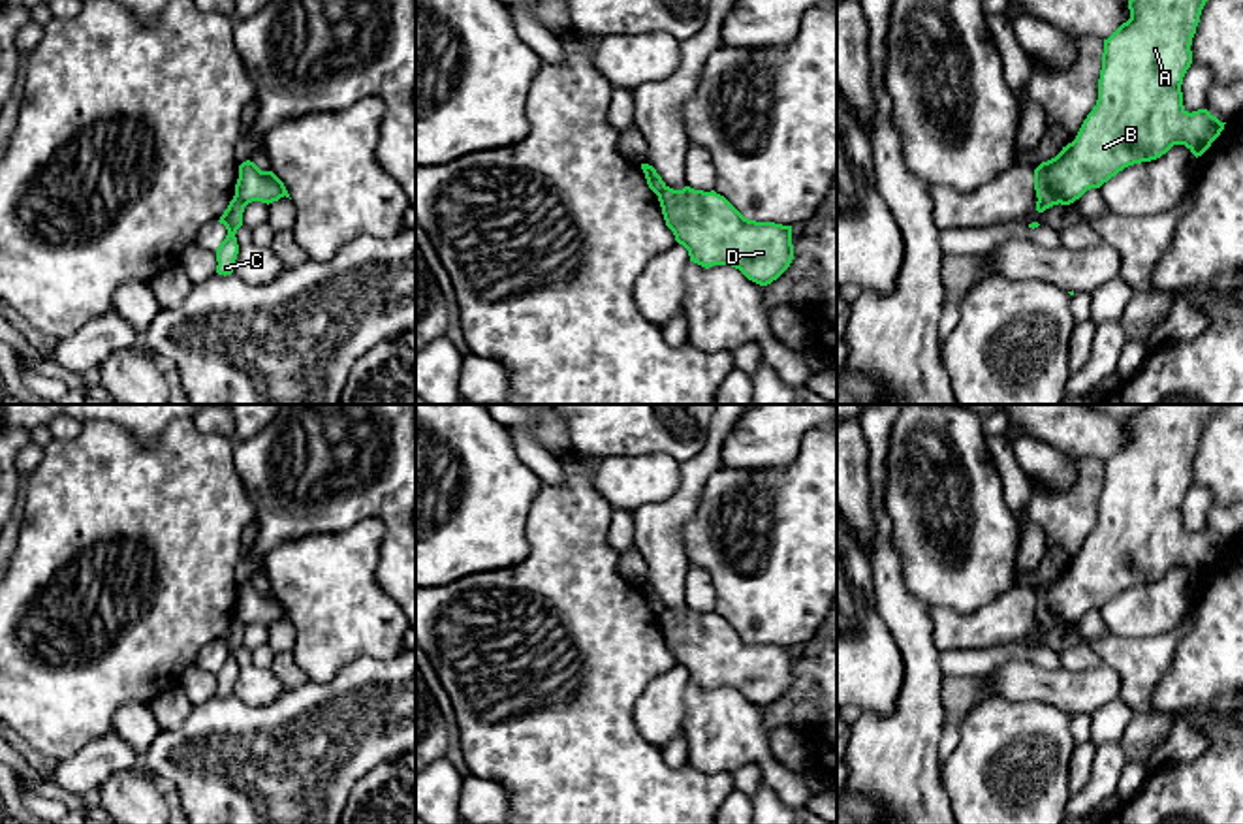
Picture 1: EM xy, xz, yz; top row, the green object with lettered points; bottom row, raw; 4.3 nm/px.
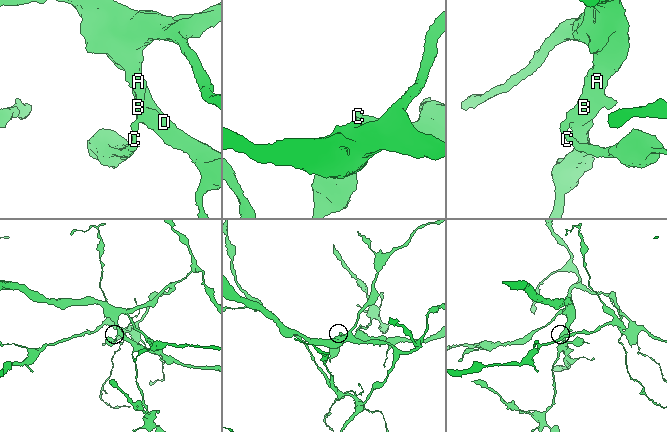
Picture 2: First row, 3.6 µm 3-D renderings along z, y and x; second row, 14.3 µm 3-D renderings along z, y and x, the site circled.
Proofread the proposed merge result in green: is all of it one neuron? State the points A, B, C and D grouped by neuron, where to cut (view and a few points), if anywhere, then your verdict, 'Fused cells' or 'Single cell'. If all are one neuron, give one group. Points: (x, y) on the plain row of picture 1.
Groups: A B D / C. Split along xy (234, 618), (245, 627). Fused cells

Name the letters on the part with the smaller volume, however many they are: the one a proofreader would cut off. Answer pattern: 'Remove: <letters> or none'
Remove: C

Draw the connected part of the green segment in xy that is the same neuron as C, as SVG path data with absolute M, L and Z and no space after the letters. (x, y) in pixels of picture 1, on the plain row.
M233 617L228 630L224 632L224 636L218 642L228 651L226 660L216 670L216 683L218 683L216 694L218 696L226 698L226 696L233 694L233 687L235 687L235 681L239 675L239 666L237 666L235 655L243 647L244 628L246 626Z

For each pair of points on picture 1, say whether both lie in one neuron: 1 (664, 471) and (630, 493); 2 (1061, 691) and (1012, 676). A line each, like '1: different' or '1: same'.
1: same
2: same

